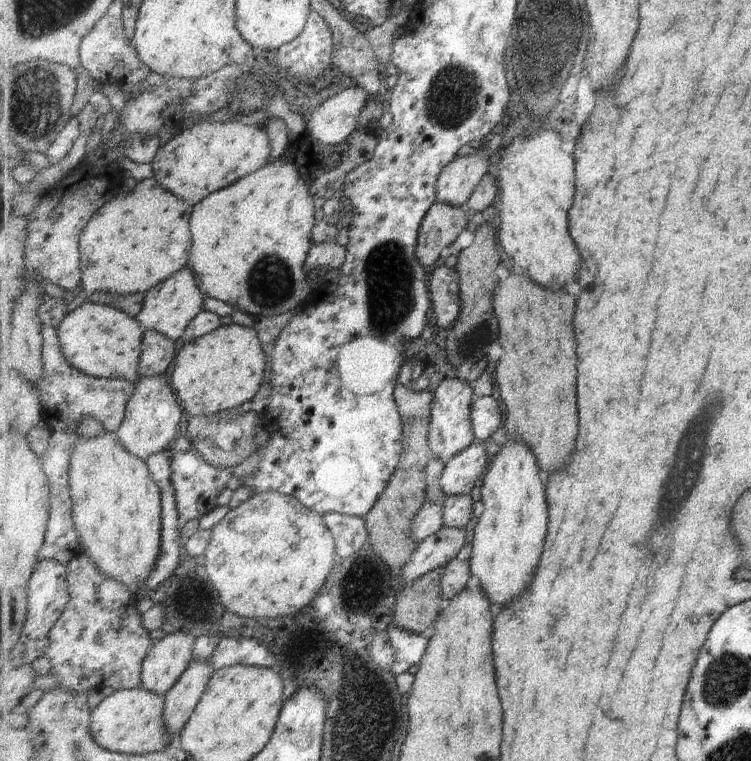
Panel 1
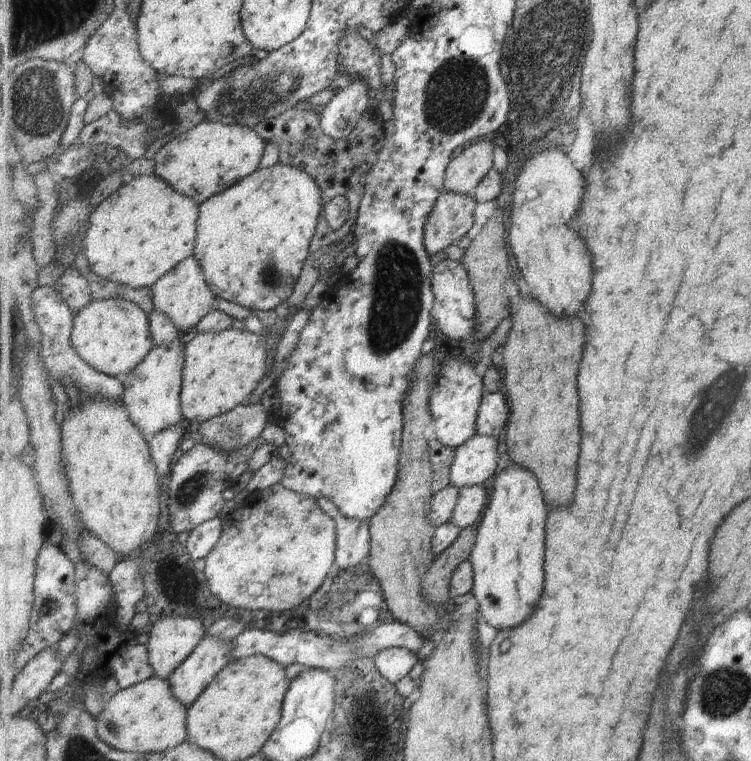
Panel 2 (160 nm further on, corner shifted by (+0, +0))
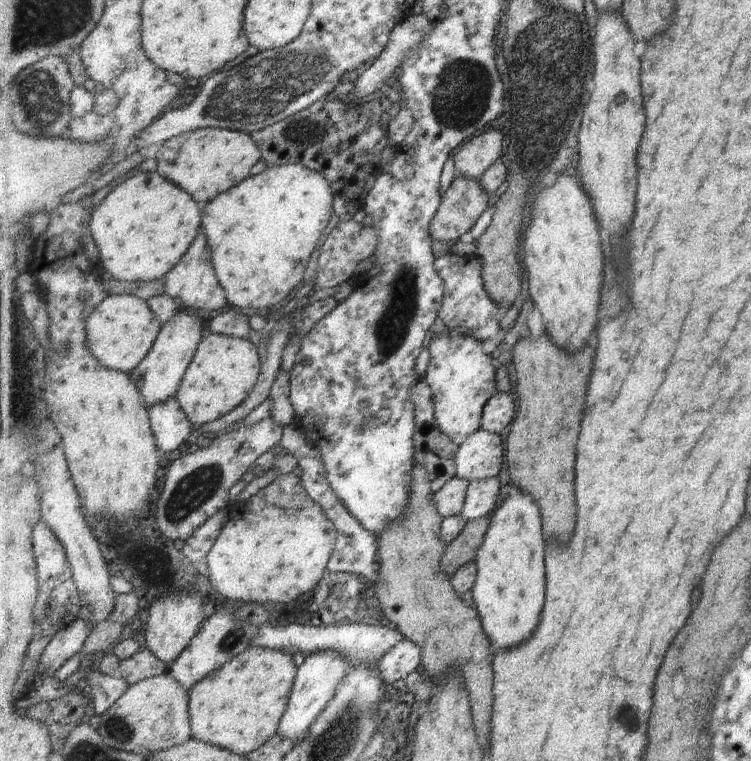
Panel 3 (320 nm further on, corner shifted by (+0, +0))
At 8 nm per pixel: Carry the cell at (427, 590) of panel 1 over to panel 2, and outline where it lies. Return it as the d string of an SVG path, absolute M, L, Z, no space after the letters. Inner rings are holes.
M473 526L463 530L459 538L445 552L435 556L434 564L422 580L422 591L432 602L440 605L450 602L450 584L458 566L470 560L472 548L478 540Z

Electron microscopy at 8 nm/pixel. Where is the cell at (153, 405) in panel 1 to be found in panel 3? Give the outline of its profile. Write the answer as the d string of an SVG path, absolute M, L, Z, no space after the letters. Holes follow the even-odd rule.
M181 309L165 326L162 326L158 340L155 340L154 348L151 348L146 360L130 373L131 381L141 392L148 409L178 395L183 378L199 348L199 342L203 339L203 330L205 330L203 326L204 320L201 315Z

